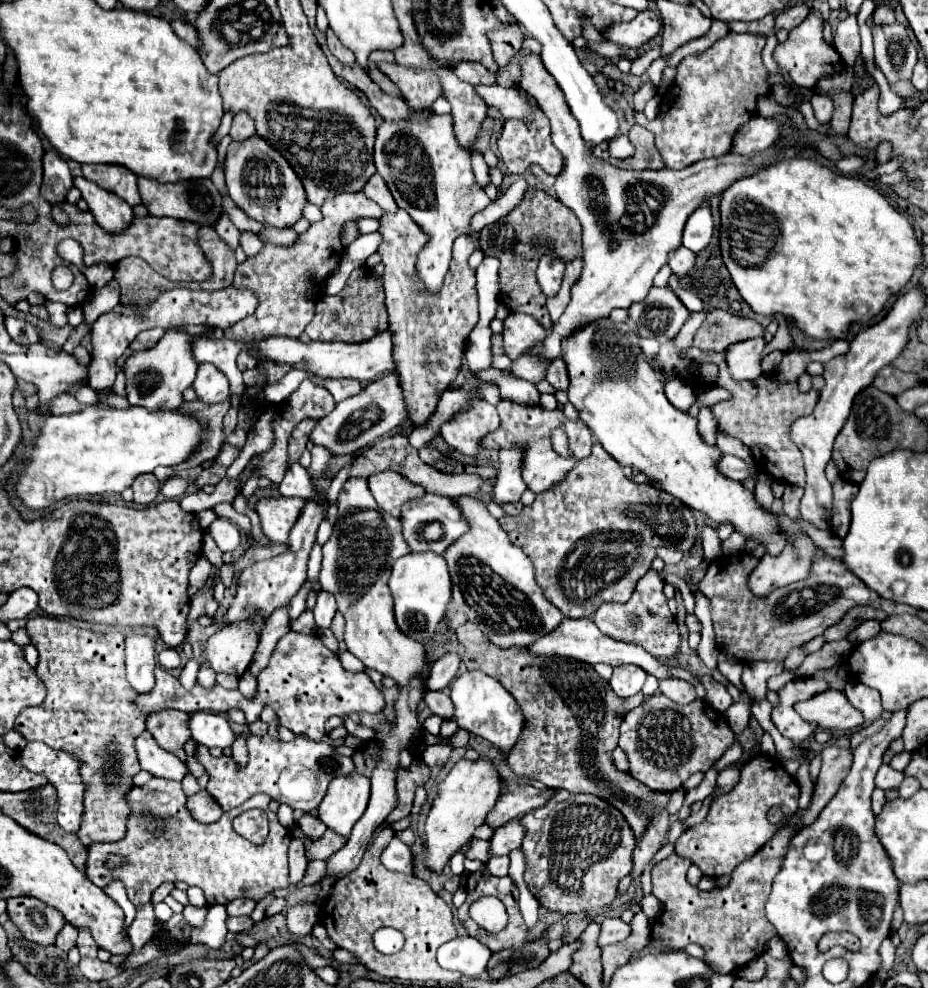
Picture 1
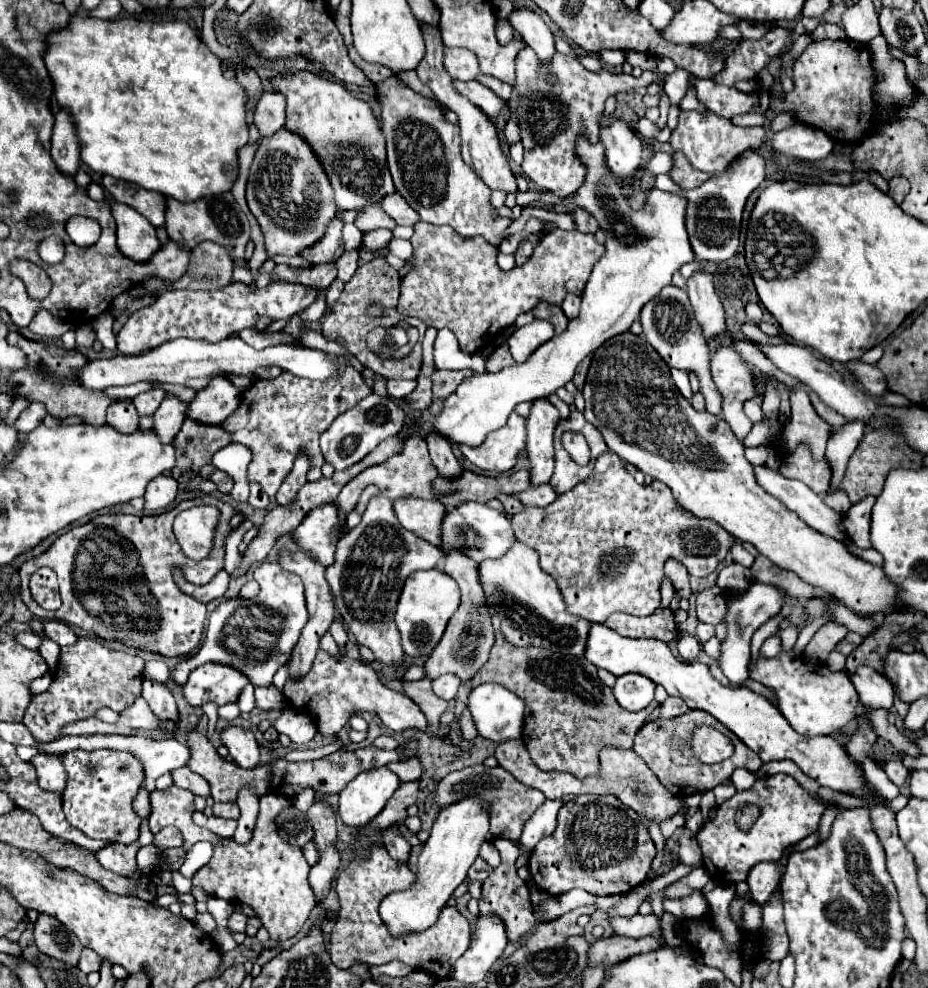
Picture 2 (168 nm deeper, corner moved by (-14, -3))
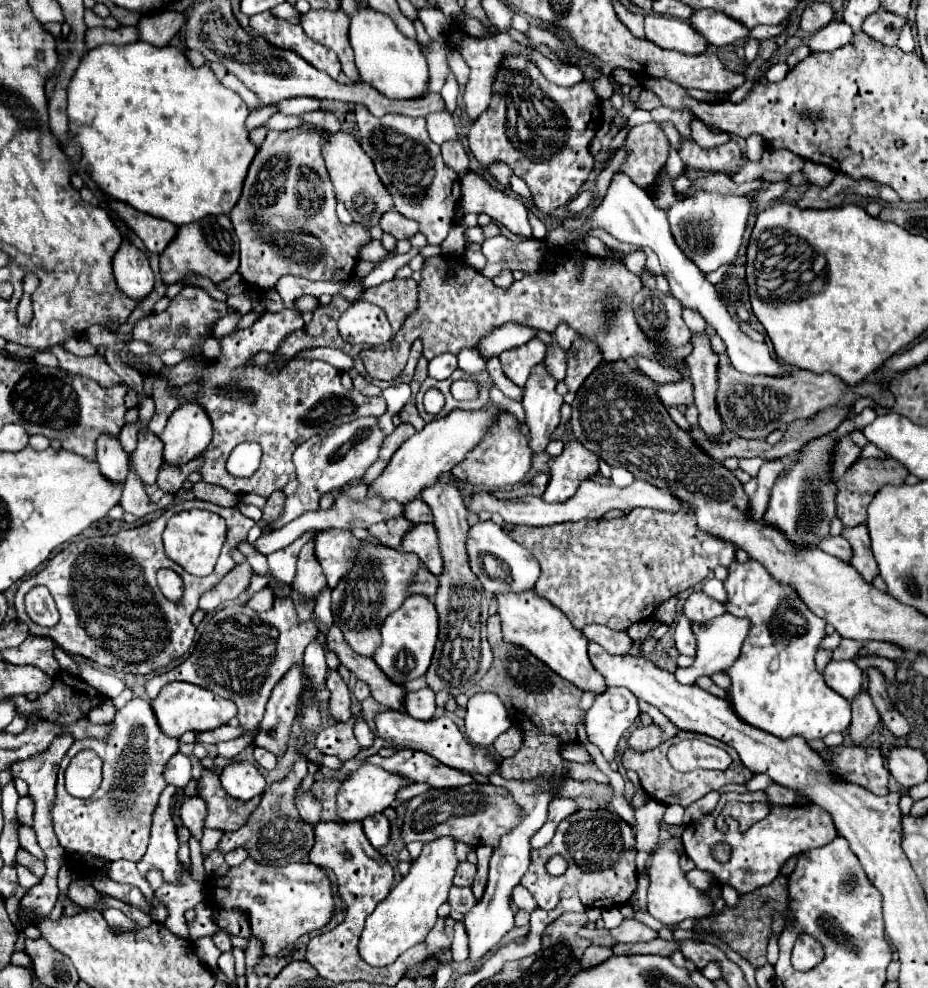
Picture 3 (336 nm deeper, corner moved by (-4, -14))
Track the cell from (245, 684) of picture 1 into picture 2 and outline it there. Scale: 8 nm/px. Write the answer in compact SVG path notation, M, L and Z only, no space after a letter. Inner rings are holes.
M286 707L282 715L274 721L274 727L278 733L286 735L296 745L306 745L316 735L314 721L308 715L290 707Z

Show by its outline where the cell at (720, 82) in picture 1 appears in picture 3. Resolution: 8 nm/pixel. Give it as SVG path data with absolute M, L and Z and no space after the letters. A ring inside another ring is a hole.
M684 140L680 148L680 158L688 168L708 172L736 172L742 162L736 142L726 142L718 148L704 150L694 140Z

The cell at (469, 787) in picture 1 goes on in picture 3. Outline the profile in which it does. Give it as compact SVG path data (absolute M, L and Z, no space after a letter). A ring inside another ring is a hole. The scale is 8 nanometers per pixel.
M440 838L432 844L424 844L422 854L418 860L412 862L410 872L396 884L396 888L390 890L386 900L382 900L376 910L366 918L366 928L358 942L360 958L374 966L388 966L392 964L402 952L408 948L424 942L430 928L436 924L438 914L436 910L446 902L448 890L452 888L452 878L458 866L458 860L454 856L456 840L452 838Z

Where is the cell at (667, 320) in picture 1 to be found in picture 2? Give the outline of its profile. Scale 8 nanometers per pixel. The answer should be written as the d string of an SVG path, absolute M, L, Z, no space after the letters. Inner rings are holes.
M668 285L662 289L662 293L644 305L640 313L640 323L644 329L646 341L660 353L660 357L676 369L694 371L700 379L700 393L706 399L706 411L712 415L722 415L722 397L718 393L718 387L714 385L714 379L710 375L710 353L702 335L702 327L694 319L694 309L690 309L690 301L686 293L674 285ZM678 311L678 313L672 313Z

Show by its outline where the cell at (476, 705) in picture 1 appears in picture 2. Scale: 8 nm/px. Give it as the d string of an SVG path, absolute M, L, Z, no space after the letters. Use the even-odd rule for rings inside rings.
M482 683L482 685L474 687L468 695L468 709L472 713L478 735L482 735L484 739L502 743L502 741L508 741L508 739L520 739L522 737L524 703L516 693L508 691L500 683Z

